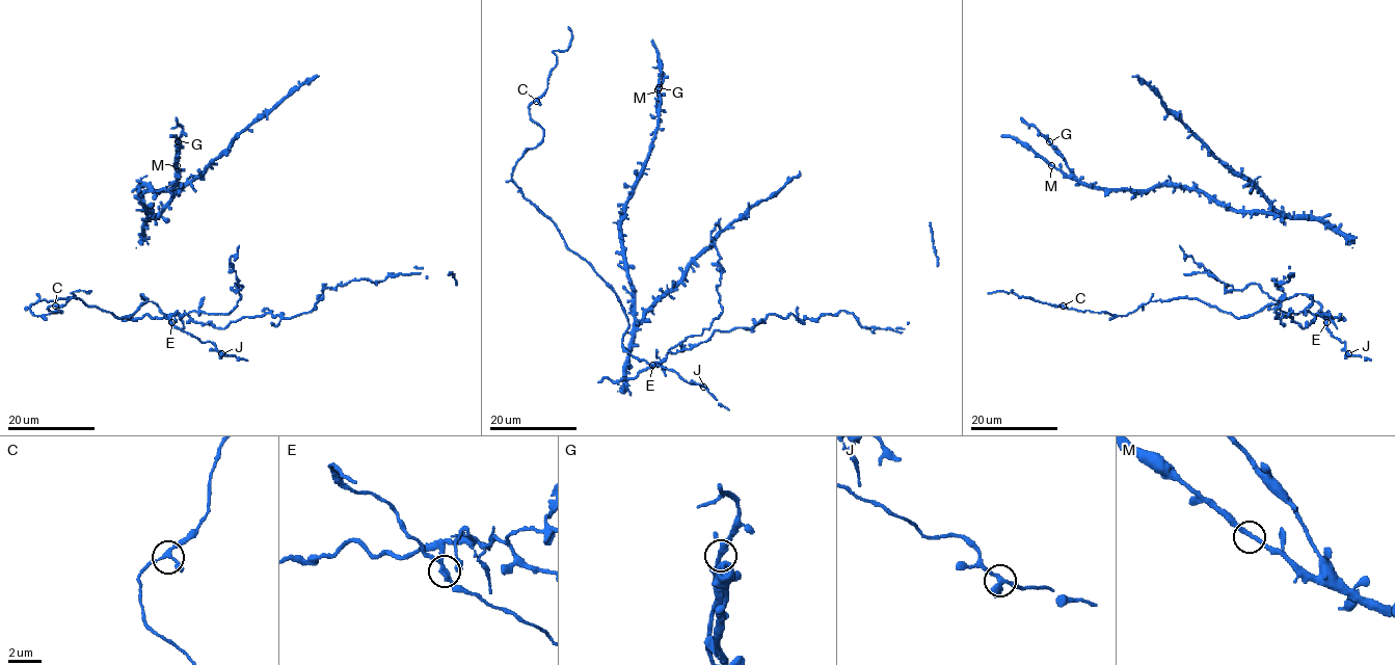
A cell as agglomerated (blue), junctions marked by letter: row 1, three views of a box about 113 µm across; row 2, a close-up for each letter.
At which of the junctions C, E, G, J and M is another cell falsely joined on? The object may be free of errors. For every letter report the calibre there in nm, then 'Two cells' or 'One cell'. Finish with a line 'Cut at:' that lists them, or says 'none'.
C: Thickness 240 nm. One cell
E: Thickness 220 nm. Two cells
G: Thickness 240 nm. One cell
J: Thickness 280 nm. One cell
M: Thickness 300 nm. One cell
Cut at: E

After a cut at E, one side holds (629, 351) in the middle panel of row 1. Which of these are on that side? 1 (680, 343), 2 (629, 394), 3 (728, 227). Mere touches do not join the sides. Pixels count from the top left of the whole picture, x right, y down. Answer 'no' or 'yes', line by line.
1: no
2: yes
3: yes

